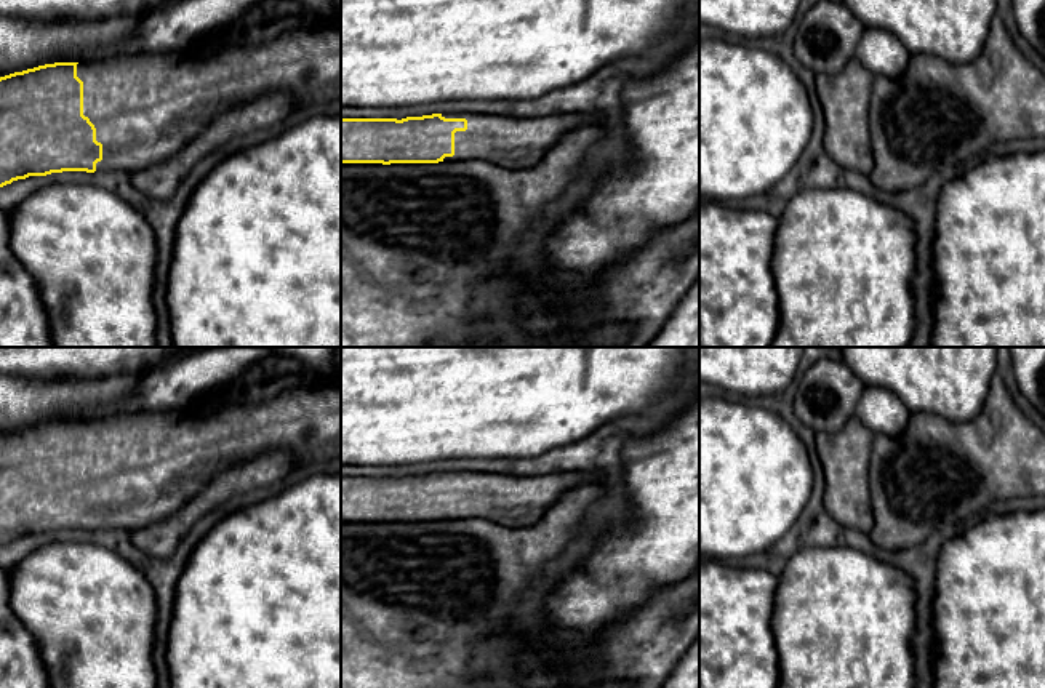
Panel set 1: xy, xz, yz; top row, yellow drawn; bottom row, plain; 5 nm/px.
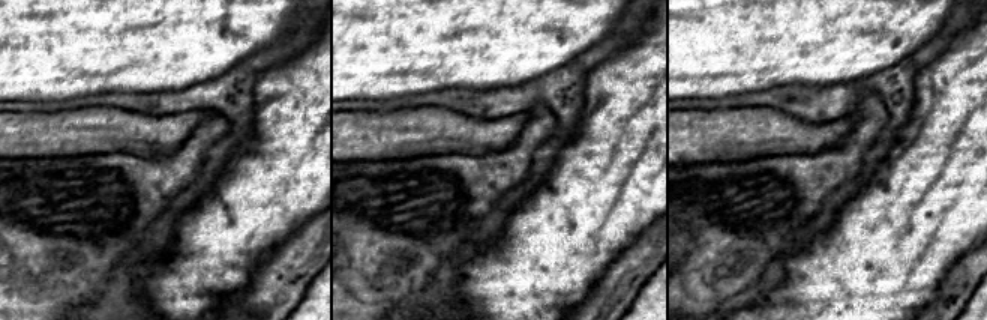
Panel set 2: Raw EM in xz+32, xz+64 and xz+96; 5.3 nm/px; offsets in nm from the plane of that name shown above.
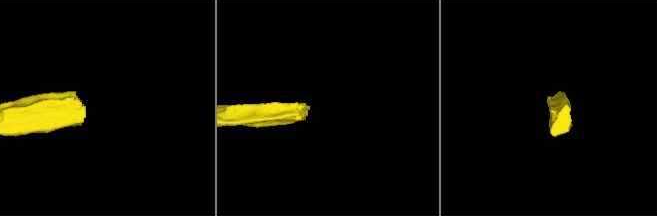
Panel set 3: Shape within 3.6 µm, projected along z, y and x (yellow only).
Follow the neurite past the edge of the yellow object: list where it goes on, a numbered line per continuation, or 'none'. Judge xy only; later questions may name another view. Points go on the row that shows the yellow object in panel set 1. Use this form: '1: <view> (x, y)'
1: xy (146, 108)

